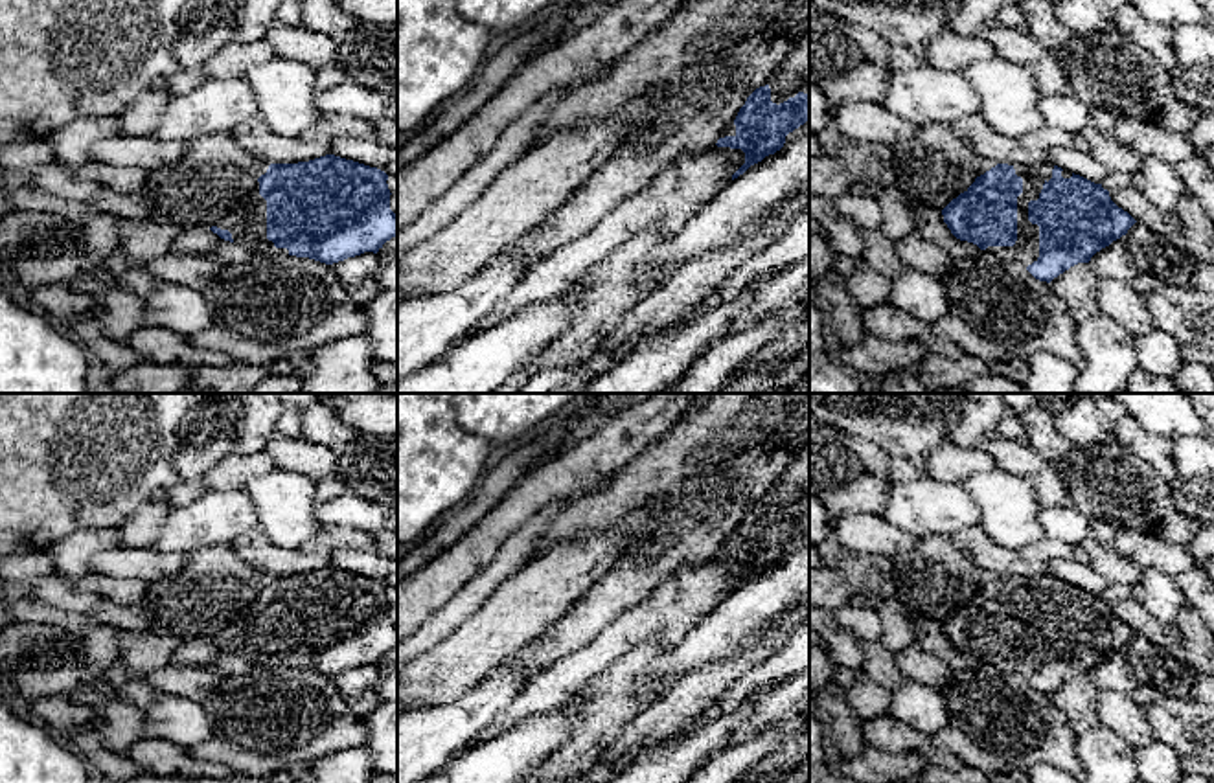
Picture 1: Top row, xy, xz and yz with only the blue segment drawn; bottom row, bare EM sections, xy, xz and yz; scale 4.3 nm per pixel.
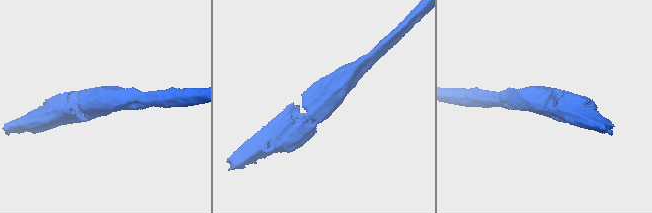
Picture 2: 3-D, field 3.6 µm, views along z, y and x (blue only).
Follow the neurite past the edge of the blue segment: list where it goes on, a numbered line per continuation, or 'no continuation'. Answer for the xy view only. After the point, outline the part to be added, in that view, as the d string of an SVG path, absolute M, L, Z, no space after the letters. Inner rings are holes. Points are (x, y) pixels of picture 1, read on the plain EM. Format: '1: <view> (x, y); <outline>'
no continuation

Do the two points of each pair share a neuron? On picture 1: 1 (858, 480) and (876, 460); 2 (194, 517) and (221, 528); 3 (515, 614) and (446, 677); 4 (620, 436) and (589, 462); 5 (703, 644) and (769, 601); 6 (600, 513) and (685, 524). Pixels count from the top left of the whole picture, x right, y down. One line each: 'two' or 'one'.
1: one
2: one
3: one
4: one
5: one
6: two

